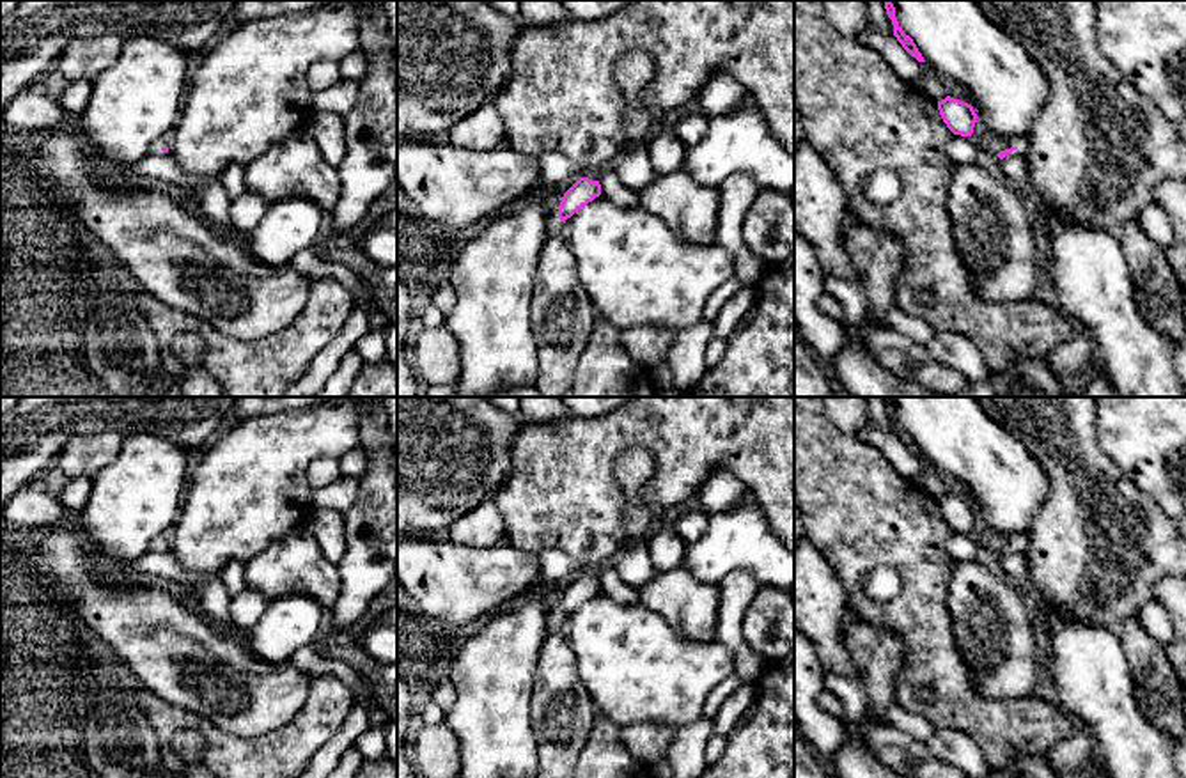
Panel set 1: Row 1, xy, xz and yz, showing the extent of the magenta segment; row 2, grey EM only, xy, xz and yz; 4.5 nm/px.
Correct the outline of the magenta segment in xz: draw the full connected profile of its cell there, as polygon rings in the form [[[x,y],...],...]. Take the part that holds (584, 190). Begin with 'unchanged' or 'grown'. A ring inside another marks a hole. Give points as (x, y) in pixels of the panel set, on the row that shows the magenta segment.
unchanged | [[[580,177],[562,197],[558,206],[558,218],[566,222],[574,213],[578,213],[583,206],[592,202],[601,195],[599,181],[592,181],[589,177]]]

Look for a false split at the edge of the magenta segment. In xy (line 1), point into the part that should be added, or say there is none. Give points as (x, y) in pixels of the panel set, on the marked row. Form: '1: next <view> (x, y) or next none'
1: next none

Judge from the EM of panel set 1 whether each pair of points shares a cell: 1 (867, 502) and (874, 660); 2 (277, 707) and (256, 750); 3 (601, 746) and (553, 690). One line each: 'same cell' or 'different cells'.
1: different cells
2: different cells
3: different cells

